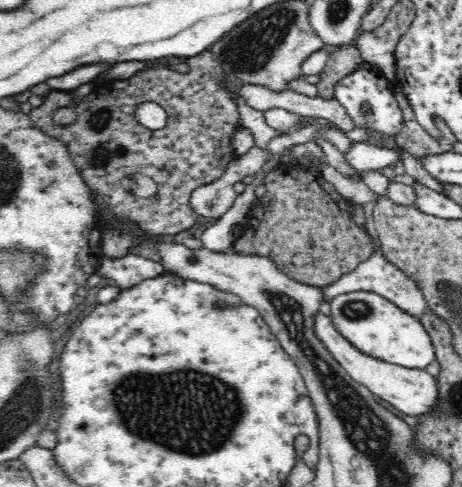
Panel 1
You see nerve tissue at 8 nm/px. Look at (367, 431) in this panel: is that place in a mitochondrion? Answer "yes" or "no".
yes

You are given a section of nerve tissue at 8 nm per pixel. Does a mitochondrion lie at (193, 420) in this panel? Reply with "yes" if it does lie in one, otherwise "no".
yes

